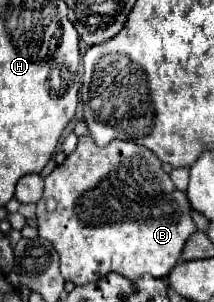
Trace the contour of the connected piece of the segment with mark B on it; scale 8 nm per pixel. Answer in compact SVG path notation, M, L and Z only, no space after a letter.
M90 136L80 138L76 150L48 174L36 216L40 236L52 240L60 256L64 280L76 286L94 282L108 272L118 272L128 280L144 274L162 278L176 266L184 242L196 230L186 194L174 188L170 176L162 170L162 162L148 148L126 140L112 140L108 146L100 148Z

